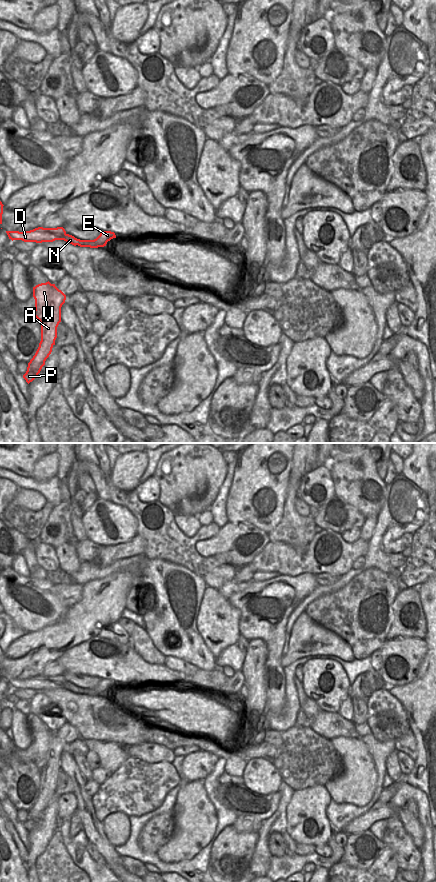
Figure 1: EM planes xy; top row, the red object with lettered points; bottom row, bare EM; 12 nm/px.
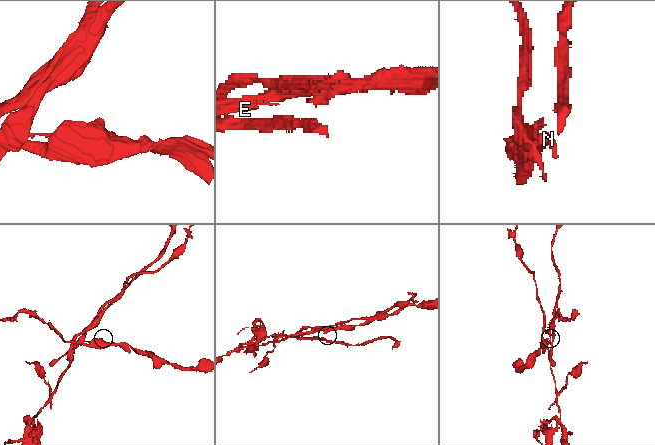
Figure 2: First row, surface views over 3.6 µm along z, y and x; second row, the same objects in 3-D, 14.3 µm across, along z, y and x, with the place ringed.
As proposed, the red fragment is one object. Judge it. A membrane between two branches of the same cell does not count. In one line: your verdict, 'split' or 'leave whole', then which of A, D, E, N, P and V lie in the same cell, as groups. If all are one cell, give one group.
split; groups A E N P V / D

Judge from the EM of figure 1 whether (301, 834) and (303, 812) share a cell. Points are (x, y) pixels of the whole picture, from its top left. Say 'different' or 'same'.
same

